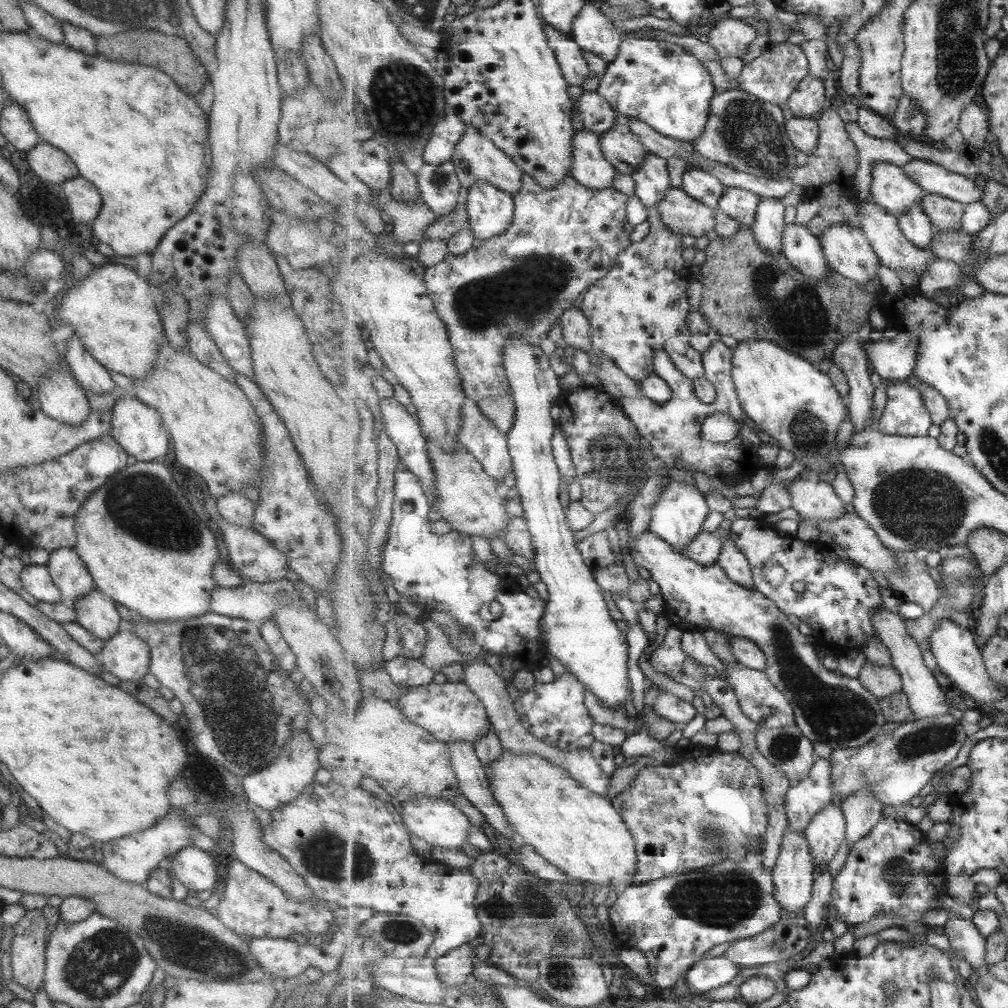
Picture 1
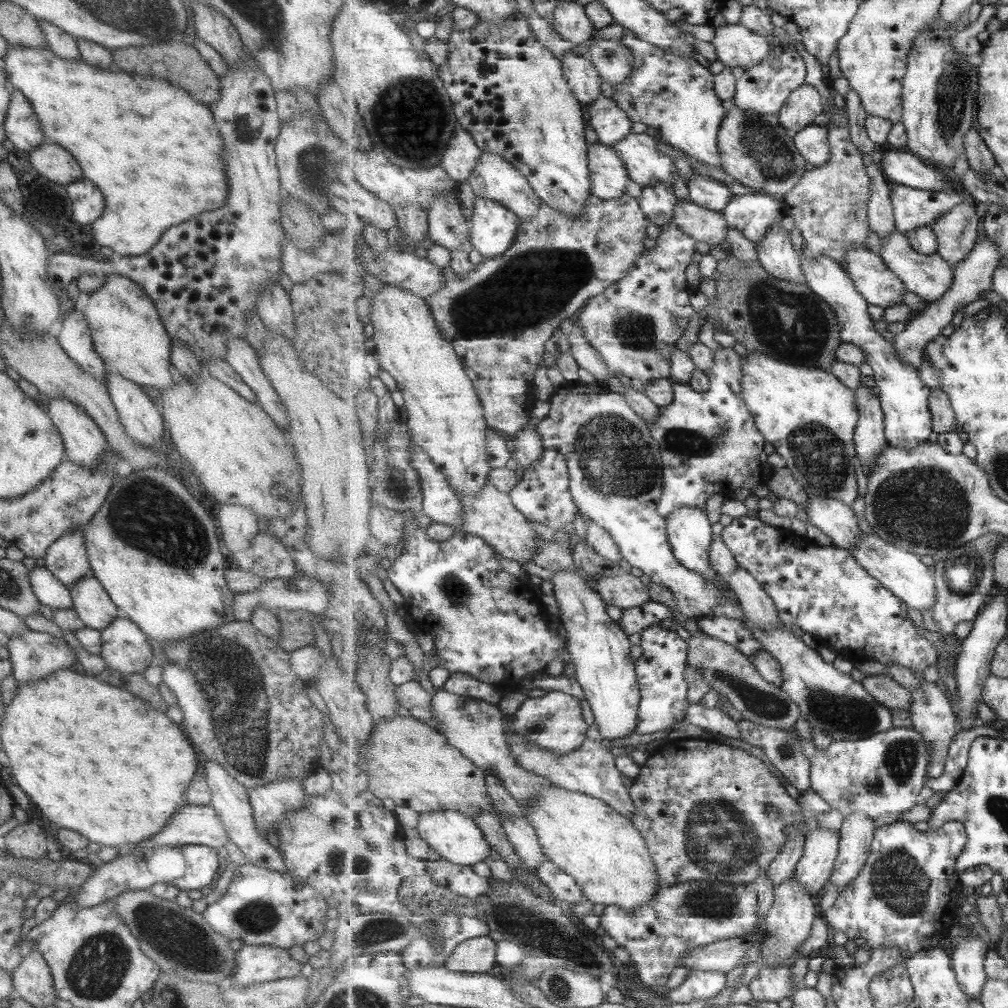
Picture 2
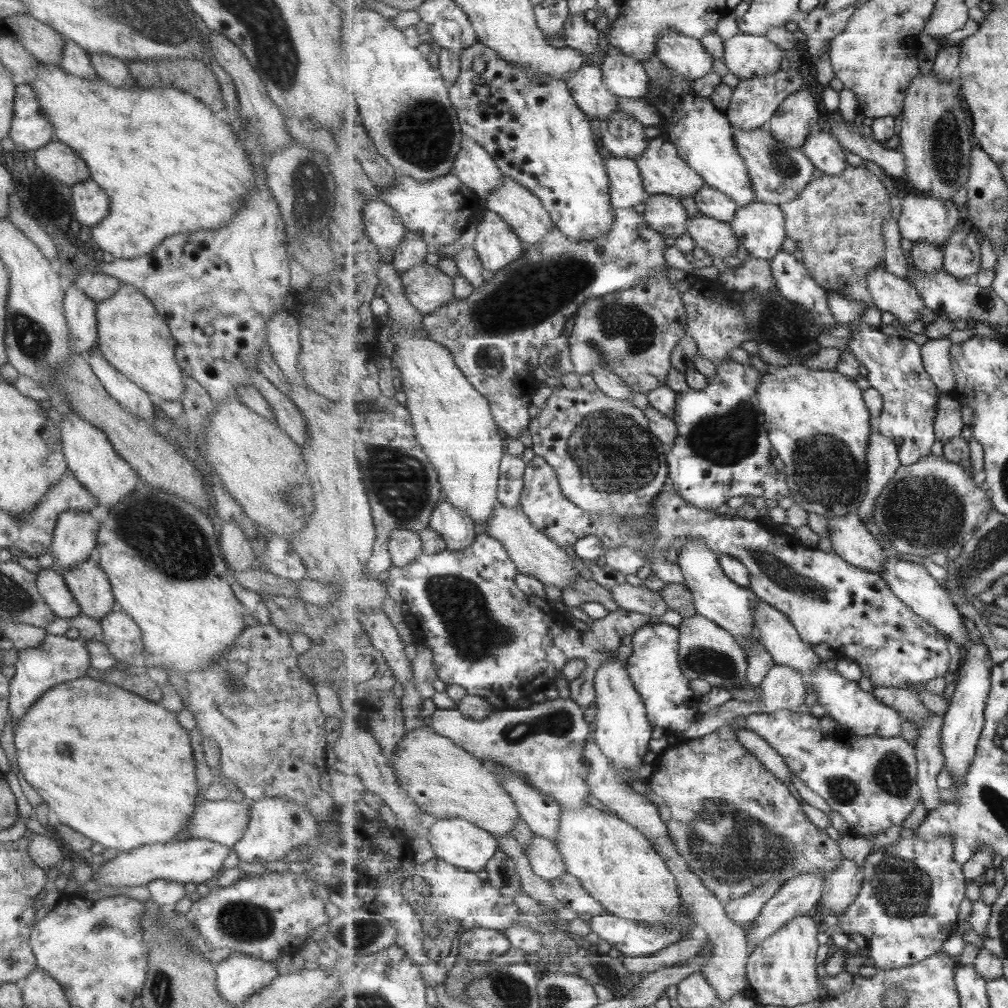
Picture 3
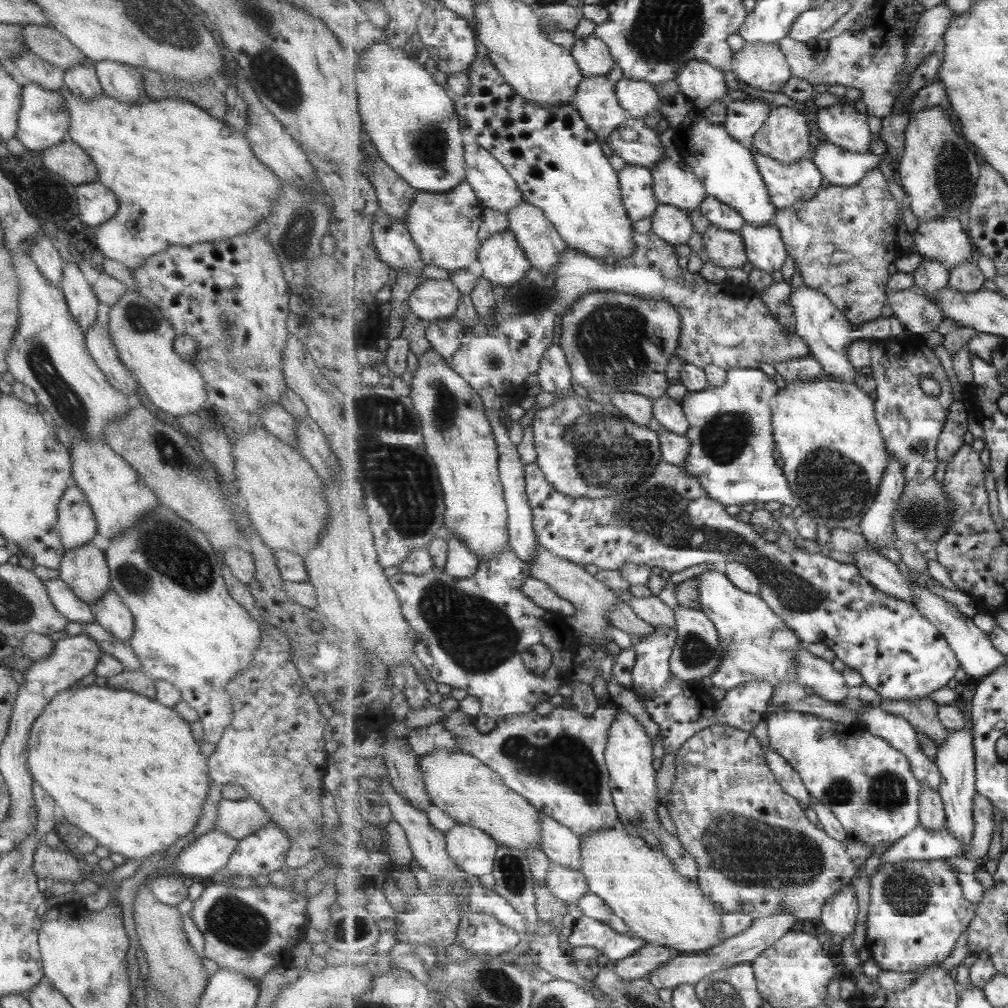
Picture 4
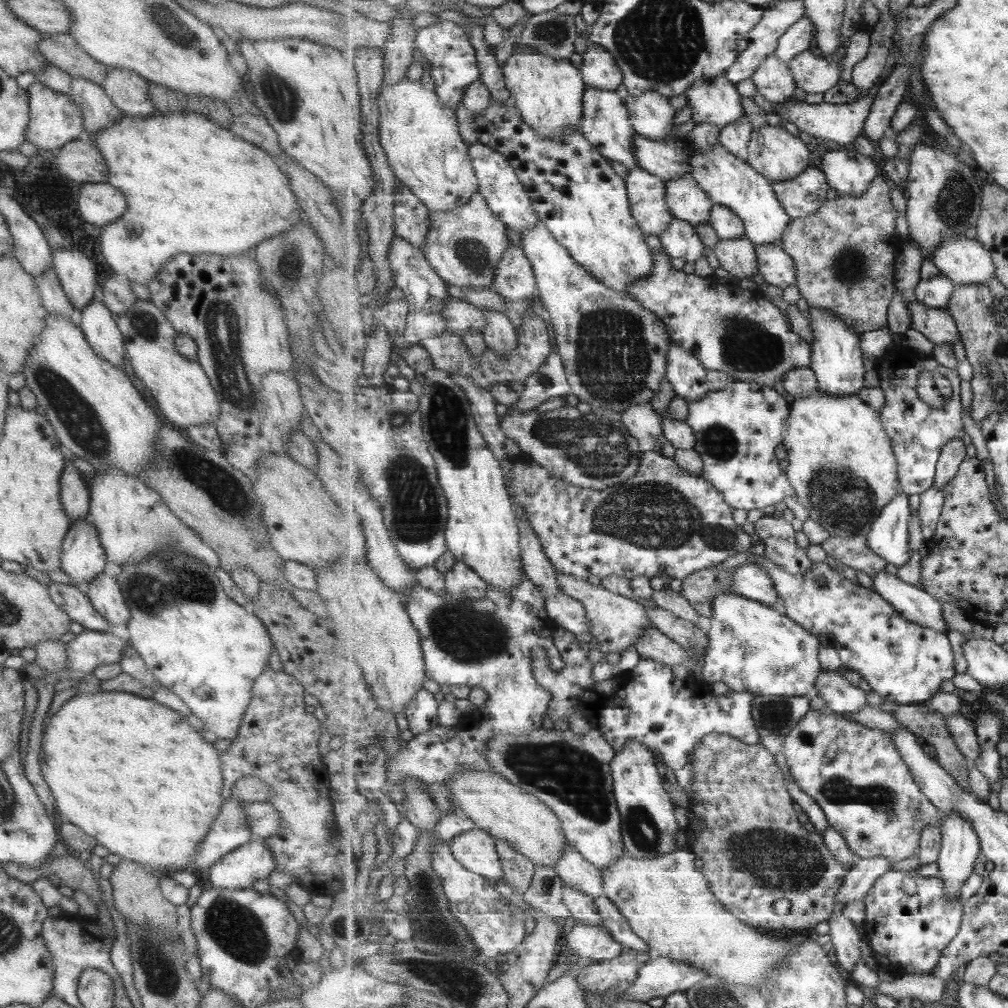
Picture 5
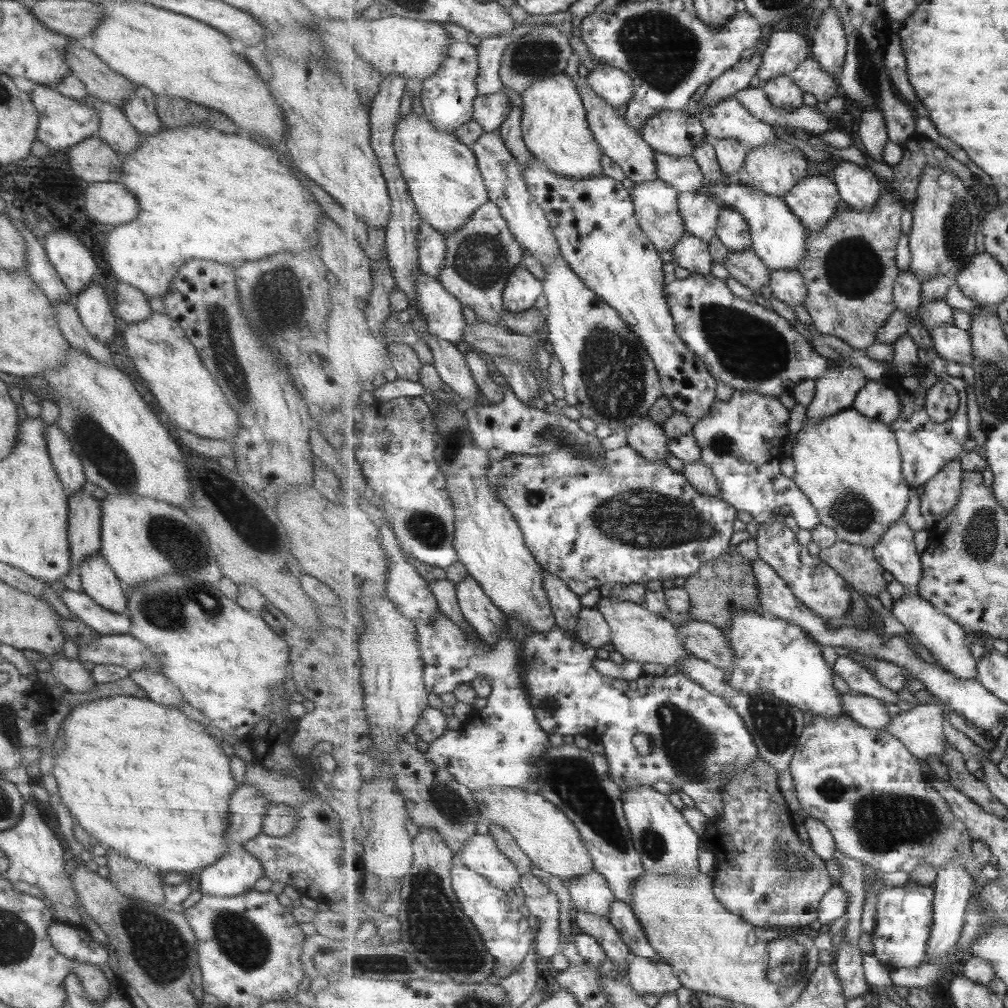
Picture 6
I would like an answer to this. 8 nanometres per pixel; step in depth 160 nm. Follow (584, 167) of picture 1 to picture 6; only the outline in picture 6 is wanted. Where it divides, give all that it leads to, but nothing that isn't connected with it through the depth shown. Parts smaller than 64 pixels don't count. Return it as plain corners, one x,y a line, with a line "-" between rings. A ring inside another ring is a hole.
659,178
649,182
640,182
633,187
636,214
641,228
660,251
671,251
681,242
686,233
685,220
680,212
680,191

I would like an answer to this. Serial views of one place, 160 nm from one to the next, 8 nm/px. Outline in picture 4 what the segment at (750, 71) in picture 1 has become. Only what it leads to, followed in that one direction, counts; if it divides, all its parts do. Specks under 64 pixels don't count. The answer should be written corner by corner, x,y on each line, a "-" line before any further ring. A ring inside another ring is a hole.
739,95
729,102
724,123
728,133
743,146
752,148
754,138
772,113
771,104
750,95

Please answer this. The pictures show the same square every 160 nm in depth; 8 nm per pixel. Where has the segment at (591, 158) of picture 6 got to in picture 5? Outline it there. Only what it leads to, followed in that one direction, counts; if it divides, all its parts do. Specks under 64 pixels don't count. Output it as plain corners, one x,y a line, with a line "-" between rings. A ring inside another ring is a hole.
517,36
513,53
505,62
504,76
507,88
512,92
511,102
543,138
558,138
568,130
579,130
584,117
584,96
588,87
584,75
568,58
549,58
537,50
518,48

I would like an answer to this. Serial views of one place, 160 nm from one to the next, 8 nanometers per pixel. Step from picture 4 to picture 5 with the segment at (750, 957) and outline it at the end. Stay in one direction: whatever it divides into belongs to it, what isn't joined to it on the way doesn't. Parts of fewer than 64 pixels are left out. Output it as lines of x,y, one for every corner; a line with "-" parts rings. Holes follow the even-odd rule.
655,956
643,965
633,986
618,998
625,1001
649,1002
653,998
686,992
697,982
709,976
706,970
691,966
681,960

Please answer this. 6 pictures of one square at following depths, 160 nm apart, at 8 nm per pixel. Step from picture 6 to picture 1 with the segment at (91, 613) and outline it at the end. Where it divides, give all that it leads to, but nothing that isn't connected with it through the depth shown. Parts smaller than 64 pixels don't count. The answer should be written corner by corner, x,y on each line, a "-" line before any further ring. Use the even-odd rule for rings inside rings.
29,563
19,575
22,588
39,602
62,602
57,586
53,584
46,565

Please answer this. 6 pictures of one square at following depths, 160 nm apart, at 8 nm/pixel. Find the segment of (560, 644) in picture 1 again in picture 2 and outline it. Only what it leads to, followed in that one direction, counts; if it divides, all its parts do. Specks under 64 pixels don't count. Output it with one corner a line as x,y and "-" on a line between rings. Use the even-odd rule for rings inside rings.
531,414
531,423
521,431
519,435
514,436
514,451
512,458
517,460
517,464
523,466
526,470
533,468
533,464
541,462
545,458
545,444
541,443
541,435
537,433
537,424
539,421
-
555,570
551,583
559,604
560,618
575,666
575,677
591,706
603,739
617,740
637,733
640,721
641,686
636,661
631,658
631,642
623,626
614,621
597,589
576,570

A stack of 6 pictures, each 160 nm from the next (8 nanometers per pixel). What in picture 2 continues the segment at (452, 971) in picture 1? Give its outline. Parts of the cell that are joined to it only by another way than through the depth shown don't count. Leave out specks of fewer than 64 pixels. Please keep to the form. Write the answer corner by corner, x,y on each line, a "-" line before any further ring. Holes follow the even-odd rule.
496,935
465,940
445,967
453,972
487,973
497,964

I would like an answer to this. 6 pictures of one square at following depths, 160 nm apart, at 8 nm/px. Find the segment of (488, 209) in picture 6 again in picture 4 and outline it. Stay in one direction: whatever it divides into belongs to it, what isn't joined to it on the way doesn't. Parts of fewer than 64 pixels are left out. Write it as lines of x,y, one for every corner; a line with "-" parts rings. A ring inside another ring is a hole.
467,180
448,193
418,191
416,201
411,210
407,211
407,225
426,264
434,264
449,274
456,270
478,268
479,251
483,242
477,234
483,224
484,207

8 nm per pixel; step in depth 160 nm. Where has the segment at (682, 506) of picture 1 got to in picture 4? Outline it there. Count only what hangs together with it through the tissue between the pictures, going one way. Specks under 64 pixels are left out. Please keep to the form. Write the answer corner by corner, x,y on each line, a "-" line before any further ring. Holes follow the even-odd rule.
713,565
713,570
701,573
699,578
702,611
717,627
720,645
724,648
720,667
709,676
712,685
728,693
731,689
749,682
766,681
777,686
783,681
797,681
796,650
803,642
785,619
761,595
749,594
735,586
721,565

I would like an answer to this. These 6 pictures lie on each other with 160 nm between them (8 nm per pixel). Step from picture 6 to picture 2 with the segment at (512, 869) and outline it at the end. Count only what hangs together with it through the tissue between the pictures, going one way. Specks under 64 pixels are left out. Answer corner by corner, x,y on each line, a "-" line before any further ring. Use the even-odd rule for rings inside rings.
432,810
423,812
417,828
418,835
431,850
436,851
441,858
461,866
475,866
489,858
490,842
484,835
484,830
472,819
459,810

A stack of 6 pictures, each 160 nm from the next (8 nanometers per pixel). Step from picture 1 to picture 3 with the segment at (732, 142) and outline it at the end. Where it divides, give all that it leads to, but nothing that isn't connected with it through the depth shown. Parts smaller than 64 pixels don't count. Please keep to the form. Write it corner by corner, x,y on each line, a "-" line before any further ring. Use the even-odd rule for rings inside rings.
768,125
749,131
737,128
734,132
734,139
748,166
757,201
777,205
791,202
814,181
816,166
813,161
803,150
783,146
772,135
772,130
768,128

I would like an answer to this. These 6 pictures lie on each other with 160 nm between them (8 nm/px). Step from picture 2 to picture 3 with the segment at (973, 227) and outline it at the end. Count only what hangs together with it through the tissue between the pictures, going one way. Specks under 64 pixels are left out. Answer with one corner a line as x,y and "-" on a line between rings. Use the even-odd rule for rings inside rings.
962,221
956,233
943,246
944,269
957,278
969,278
981,272
981,236
969,221

